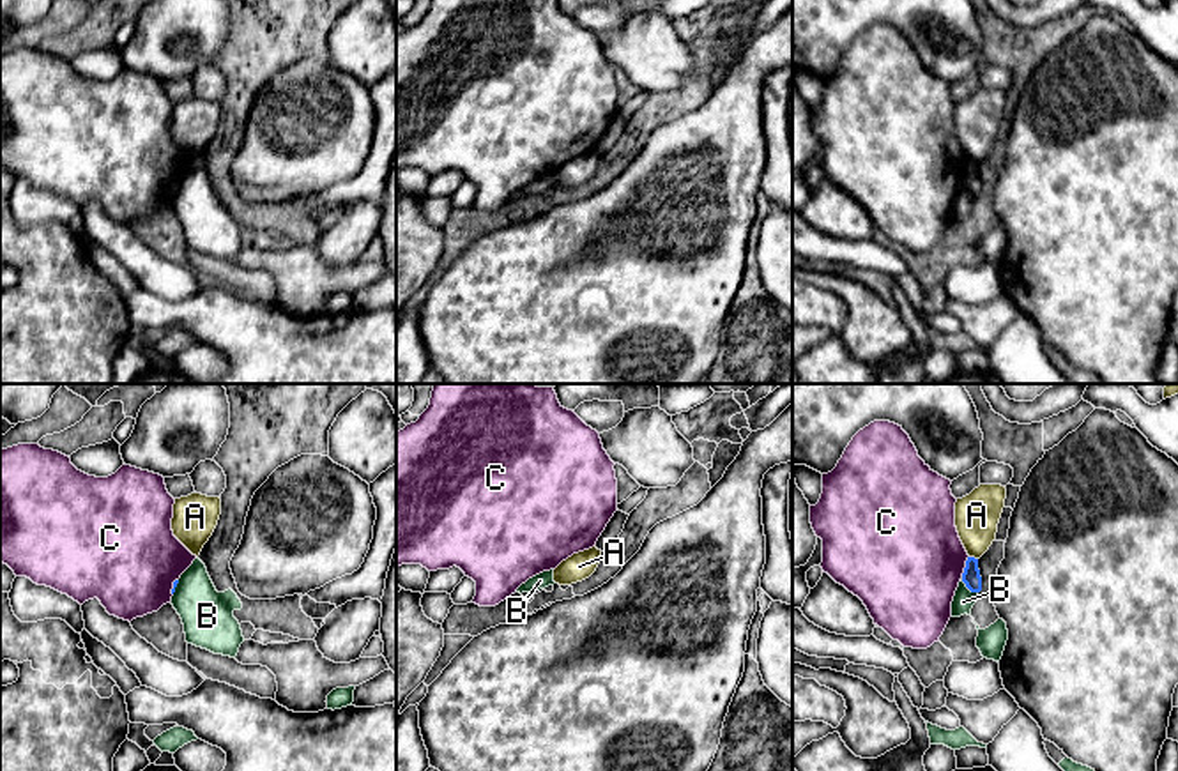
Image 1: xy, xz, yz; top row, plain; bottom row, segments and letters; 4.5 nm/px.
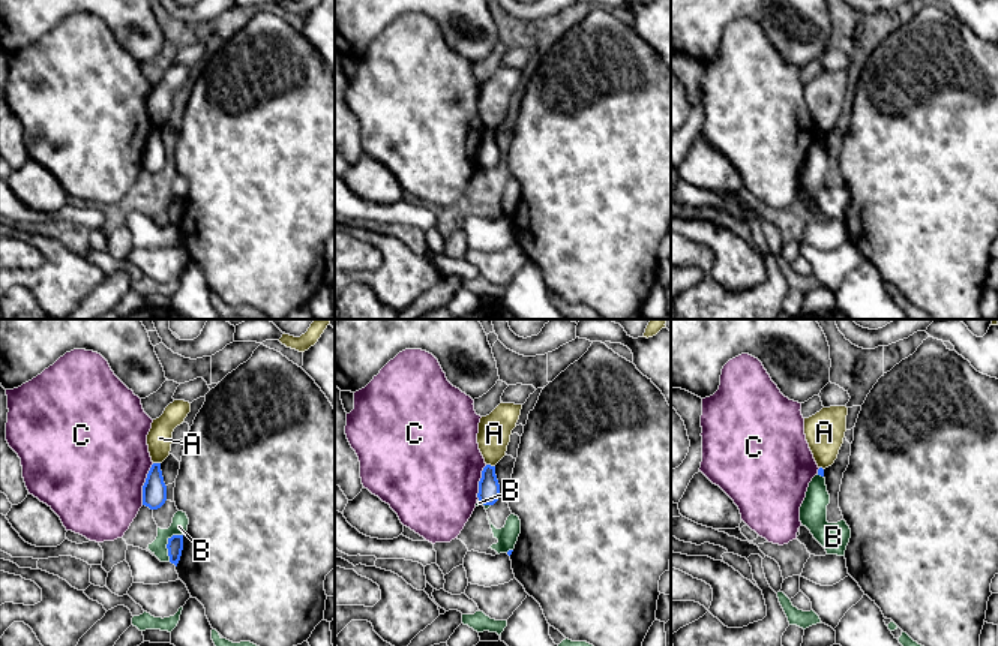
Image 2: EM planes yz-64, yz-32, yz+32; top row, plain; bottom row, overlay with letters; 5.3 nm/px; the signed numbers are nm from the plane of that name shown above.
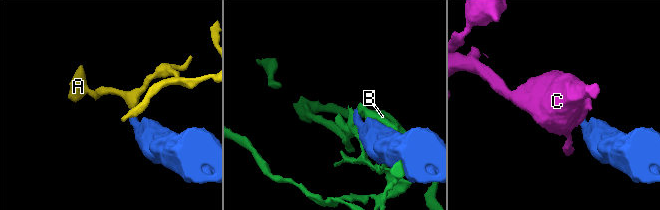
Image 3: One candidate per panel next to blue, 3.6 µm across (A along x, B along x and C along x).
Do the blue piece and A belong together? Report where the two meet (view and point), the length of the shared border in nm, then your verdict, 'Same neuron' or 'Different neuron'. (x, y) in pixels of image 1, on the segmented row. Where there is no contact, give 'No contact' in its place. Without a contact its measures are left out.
Touches blue at yz (973, 557). Shared border 40 nm. Different neuron

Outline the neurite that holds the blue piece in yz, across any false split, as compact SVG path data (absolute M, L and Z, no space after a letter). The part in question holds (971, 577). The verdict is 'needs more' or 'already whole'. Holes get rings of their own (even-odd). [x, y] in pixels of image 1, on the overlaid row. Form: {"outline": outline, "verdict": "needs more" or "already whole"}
{"outline": "M968 557L966 568L962 573L962 582L971 592L980 592L982 591L982 576L978 569L978 559Z", "verdict": "already whole"}

